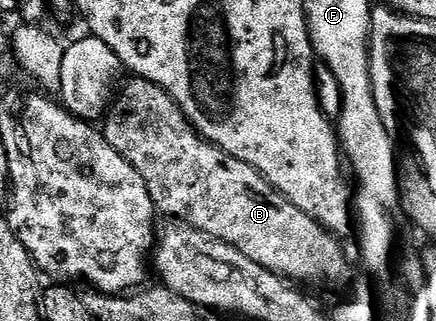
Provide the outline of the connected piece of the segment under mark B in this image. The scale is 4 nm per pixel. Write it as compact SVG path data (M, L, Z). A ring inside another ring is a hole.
M133 76L131 80L123 82L106 114L102 132L104 138L140 172L148 185L152 202L161 214L168 213L164 215L189 221L194 227L238 247L238 251L259 265L296 283L340 281L347 275L348 257L337 234L325 229L315 218L279 193L249 161L220 149L201 135L197 126L188 122L187 115L180 110L179 103L168 94L171 92L165 86L147 77Z

